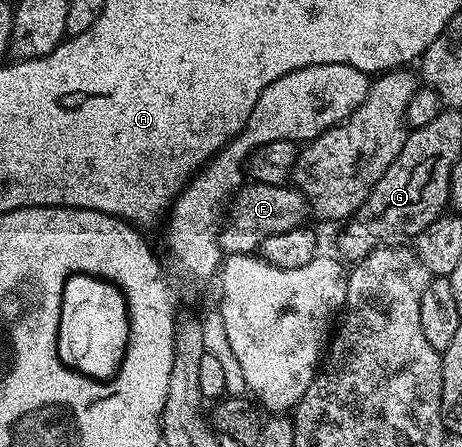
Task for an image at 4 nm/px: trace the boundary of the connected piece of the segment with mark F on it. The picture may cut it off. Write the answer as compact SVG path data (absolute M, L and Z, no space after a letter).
M248 183L241 188L240 192L233 196L230 202L232 208L232 222L225 224L220 230L220 247L225 254L229 253L250 253L255 254L261 243L270 235L282 235L282 231L294 231L309 220L310 210L308 200L304 198L299 189L288 185L258 185Z

